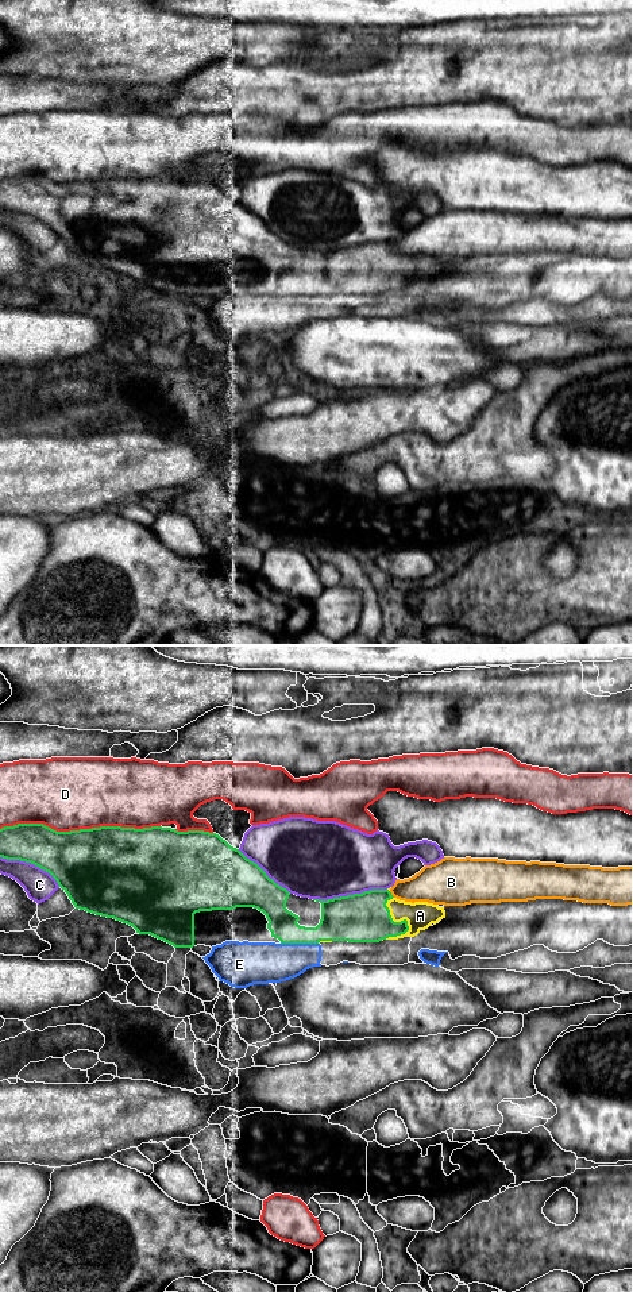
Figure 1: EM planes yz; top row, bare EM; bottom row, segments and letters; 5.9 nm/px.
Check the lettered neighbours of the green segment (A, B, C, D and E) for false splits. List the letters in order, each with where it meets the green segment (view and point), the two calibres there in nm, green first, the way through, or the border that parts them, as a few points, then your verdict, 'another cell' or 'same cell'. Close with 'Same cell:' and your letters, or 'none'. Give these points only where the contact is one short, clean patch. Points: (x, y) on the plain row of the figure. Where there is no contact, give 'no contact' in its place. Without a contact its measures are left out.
A: yz (404, 272) | 300/170 nm | same cell
B: yz (390, 246) | 300/220 nm | another cell
C: yz (350, 247) | 300/460 nm | another cell
D: yz (80, 181) | 480/440 nm | another cell
E: yz (300, 294) | 200/240 nm | another cell
Same cell: A

